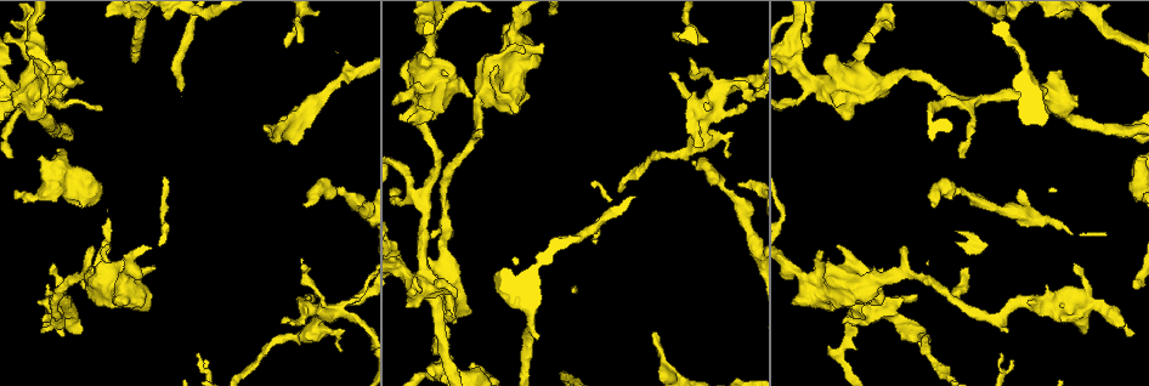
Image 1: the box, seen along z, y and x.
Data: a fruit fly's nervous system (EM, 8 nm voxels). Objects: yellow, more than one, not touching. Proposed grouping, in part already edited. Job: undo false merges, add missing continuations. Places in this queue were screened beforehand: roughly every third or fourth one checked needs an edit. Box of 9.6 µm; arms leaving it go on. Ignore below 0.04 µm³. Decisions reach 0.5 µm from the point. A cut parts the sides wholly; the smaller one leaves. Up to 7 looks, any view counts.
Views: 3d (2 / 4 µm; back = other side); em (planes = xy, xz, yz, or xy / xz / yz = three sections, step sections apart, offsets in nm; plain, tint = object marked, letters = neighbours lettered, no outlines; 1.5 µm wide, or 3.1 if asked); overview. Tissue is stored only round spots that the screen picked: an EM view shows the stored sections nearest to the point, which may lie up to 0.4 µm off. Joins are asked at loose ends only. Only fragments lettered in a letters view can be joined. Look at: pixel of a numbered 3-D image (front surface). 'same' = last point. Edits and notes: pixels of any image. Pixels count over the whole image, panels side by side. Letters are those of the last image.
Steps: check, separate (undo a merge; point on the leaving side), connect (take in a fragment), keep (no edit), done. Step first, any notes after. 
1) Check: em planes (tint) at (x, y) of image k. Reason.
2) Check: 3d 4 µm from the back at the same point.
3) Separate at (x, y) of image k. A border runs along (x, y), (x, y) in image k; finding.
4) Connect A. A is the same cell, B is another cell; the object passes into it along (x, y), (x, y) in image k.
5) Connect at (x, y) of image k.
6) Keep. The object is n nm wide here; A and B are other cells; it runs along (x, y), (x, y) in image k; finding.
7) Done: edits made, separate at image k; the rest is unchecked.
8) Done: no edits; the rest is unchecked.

Check: em xz step 8 (plain) at (312, 296) of image 1.

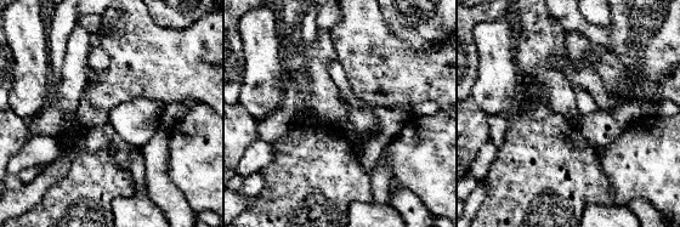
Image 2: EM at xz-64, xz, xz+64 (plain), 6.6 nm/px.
Check: em xz step 8 (letters) at the same point. What lies round it.

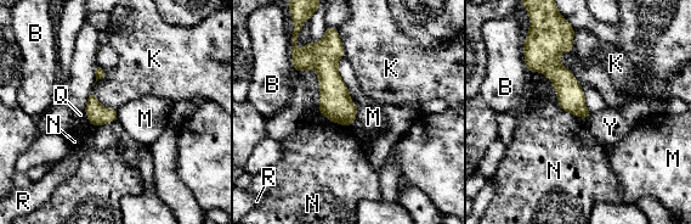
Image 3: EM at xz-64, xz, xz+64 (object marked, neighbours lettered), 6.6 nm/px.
Keep. B, K, M, N, Q, R and Y are other cells; it runs along (336, 42), (330, 85), (347, 122) in image 3; no lettered fragment goes on from it.

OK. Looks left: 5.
Check: em planes (letters) at (425, 278) of image 1. Abrupt turn.

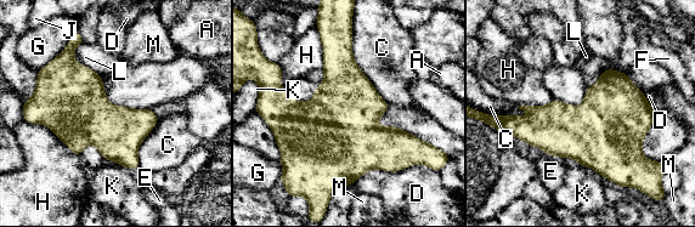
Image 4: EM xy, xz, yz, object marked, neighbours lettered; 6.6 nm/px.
Keep. The object is 150 nm wide here; A, C, D, E, F, G, H, J, K, L and M are other cells; a border runs along (79, 43), (74, 58), (101, 77) in image 4; one neuron here.

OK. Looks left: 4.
Check: 3d 2 µm at (262, 125) of image 1. An open end.

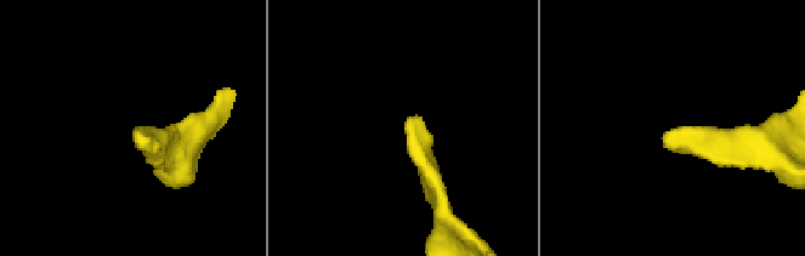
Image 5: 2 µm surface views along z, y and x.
Check: em planes (letters) at (664, 135) of image 5. Now the EM.

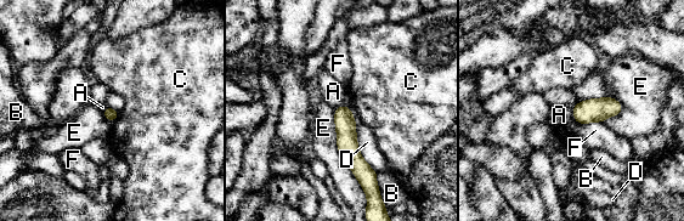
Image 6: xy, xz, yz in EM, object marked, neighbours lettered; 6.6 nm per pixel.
Keep. A, B, C, D, E and F are other cells; it runs along (340, 109), (348, 148), (367, 176) in image 6; no lettered fragment goes on from it.

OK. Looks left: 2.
Done: no edits; the rest is unchecked.

